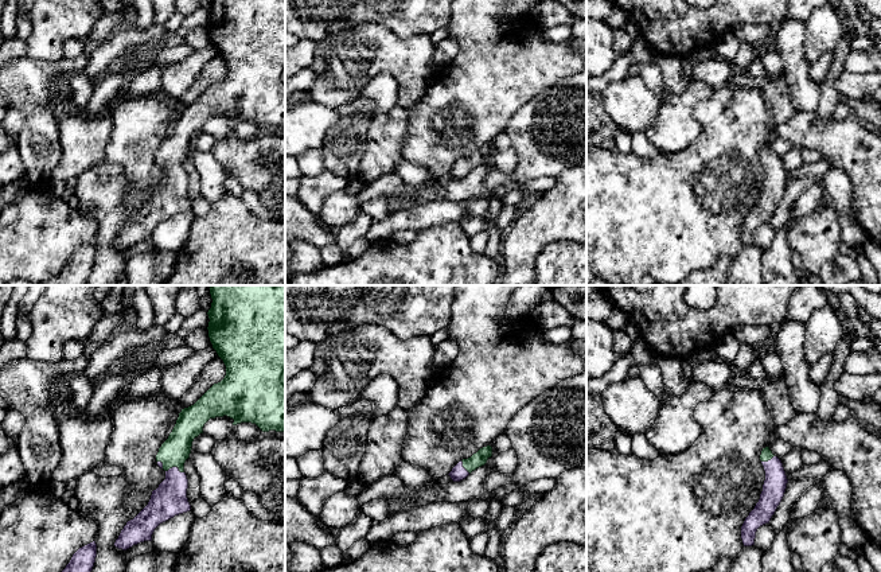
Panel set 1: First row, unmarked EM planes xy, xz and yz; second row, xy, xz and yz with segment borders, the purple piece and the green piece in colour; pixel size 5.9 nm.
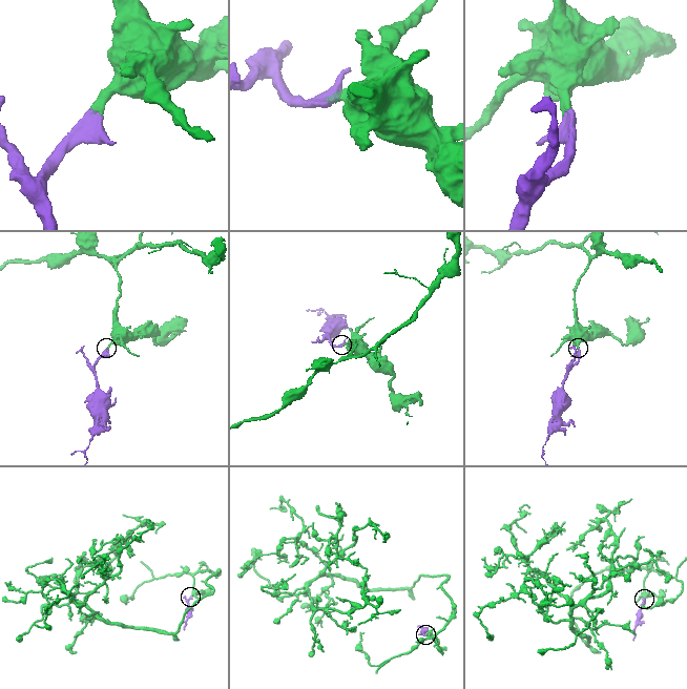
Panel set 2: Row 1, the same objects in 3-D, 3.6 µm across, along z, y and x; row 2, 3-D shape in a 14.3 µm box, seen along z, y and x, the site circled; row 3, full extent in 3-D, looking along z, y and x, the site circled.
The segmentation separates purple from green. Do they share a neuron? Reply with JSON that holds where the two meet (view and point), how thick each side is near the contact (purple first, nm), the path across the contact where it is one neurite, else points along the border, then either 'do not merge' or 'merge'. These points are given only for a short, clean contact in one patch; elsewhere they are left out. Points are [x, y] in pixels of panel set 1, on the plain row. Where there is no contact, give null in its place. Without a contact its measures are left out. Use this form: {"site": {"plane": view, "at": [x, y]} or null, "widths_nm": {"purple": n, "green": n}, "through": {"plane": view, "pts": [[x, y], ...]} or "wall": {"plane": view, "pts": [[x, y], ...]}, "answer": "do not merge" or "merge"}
{"site": {"plane": "xy", "at": [175, 166]}, "widths_nm": {"purple": 200, "green": 170}, "through": {"plane": "xy", "pts": [[170, 197], [175, 183], [175, 166], [174, 151]]}, "answer": "merge"}

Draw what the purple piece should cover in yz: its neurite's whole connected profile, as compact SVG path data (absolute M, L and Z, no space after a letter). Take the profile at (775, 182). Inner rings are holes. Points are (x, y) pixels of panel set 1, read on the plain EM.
M769 145L763 147L760 159L765 170L765 179L759 201L741 225L744 245L755 244L757 227L769 222L784 195L788 182L781 159L772 152Z

